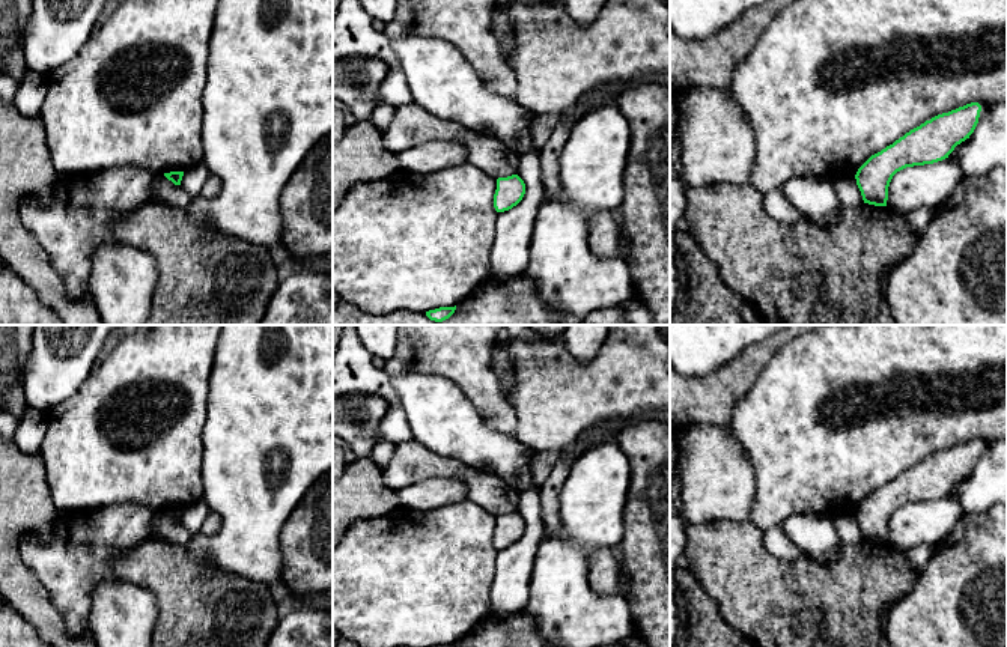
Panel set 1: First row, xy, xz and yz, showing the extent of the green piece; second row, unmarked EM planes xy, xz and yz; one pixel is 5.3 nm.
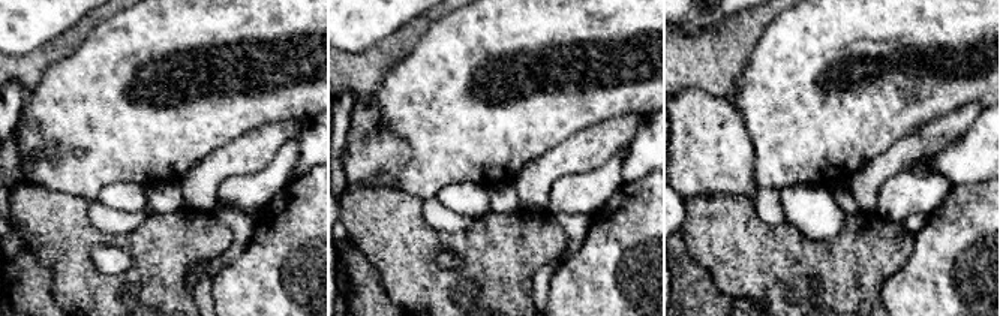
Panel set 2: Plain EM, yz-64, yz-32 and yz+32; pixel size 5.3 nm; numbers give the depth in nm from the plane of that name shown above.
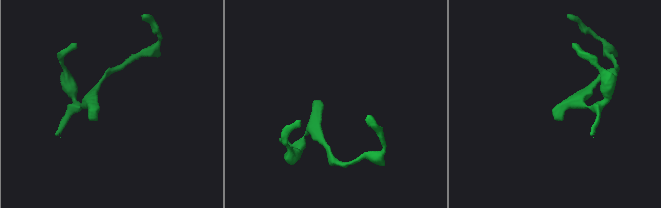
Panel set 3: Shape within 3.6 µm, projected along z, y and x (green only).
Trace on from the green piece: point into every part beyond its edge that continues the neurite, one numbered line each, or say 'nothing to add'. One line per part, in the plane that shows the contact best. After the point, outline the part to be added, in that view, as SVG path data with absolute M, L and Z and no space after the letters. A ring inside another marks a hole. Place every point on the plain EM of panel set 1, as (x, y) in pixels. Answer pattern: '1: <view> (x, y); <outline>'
nothing to add

